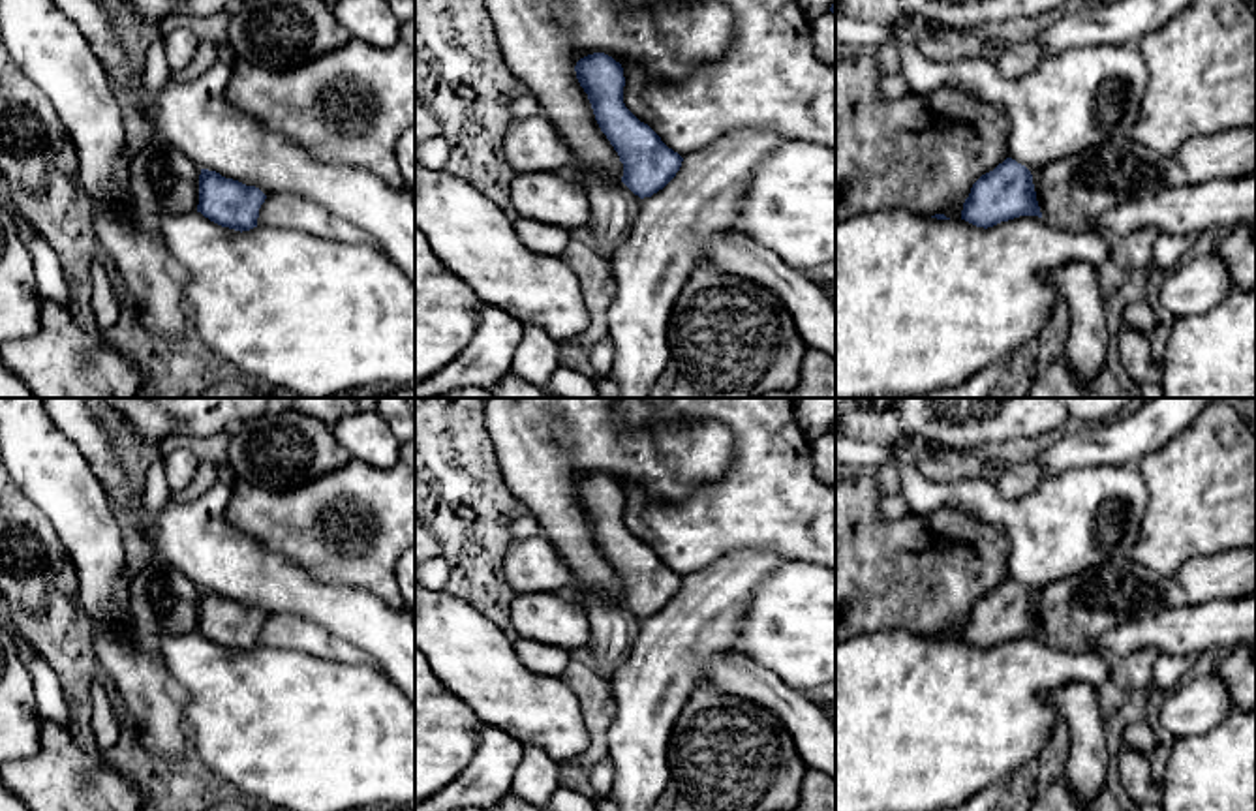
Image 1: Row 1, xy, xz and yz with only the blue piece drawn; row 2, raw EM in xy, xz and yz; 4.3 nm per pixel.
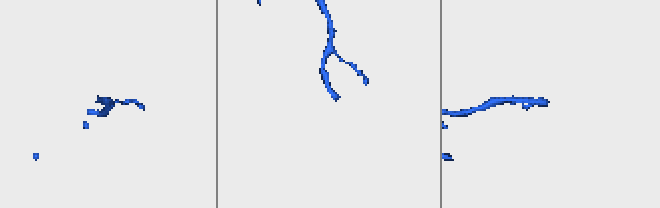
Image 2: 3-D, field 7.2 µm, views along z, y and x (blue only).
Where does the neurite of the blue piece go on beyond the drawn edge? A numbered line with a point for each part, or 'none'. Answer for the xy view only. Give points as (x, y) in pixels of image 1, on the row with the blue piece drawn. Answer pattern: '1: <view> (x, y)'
none

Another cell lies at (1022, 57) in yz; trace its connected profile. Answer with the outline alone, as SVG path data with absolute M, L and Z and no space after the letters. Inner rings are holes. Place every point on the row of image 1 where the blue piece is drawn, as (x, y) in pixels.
M1016 41L1008 51L1004 51L995 66L1001 77L1019 79L1031 73L1042 60L1040 45L1031 41Z

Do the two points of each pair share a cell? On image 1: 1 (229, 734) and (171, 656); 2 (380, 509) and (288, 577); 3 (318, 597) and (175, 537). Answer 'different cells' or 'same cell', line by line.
1: same cell
2: different cells
3: same cell

